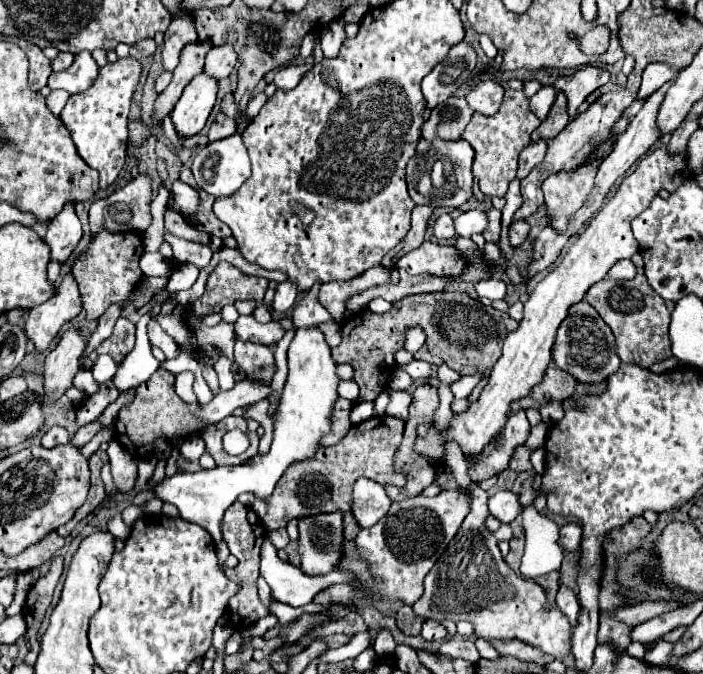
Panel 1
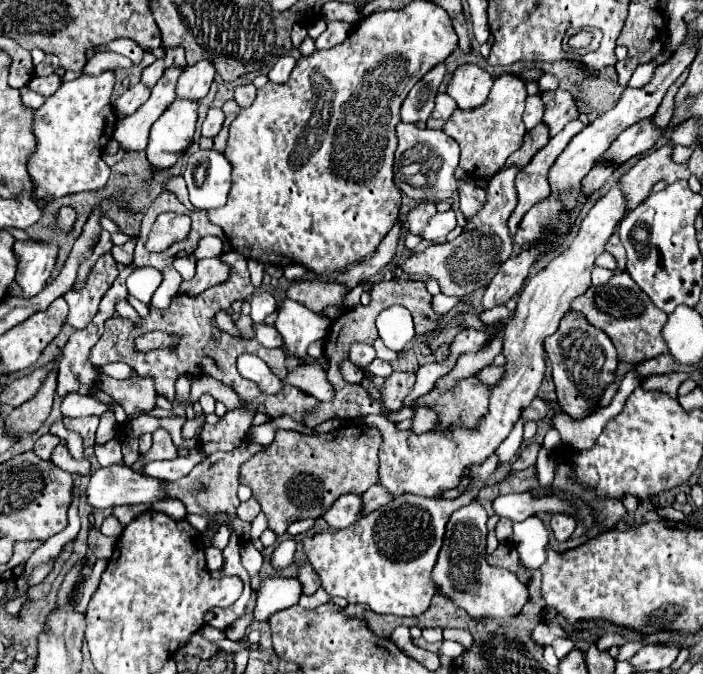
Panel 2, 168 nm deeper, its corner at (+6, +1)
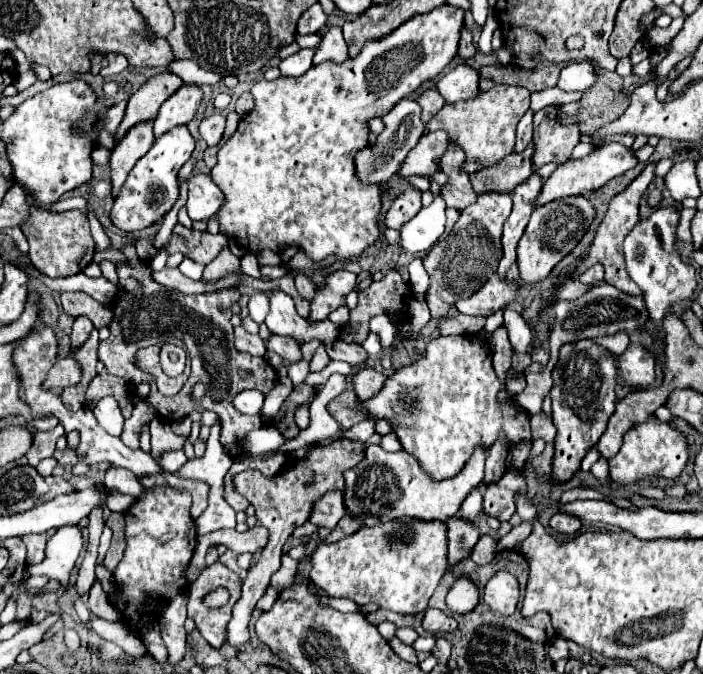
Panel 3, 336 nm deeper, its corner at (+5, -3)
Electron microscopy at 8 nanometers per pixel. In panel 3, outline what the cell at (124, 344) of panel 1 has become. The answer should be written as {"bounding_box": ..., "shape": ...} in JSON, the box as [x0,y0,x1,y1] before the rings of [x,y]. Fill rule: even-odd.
{"bounding_box":[98,244,276,444],"shape":[[[134,244],[124,246],[124,254],[130,260],[130,266],[118,264],[118,274],[136,278],[140,282],[142,290],[138,290],[136,294],[120,290],[116,300],[112,302],[114,316],[108,324],[110,336],[104,342],[100,342],[100,346],[98,346],[98,356],[104,362],[106,370],[114,376],[124,378],[130,386],[148,382],[152,386],[148,402],[154,406],[160,420],[172,424],[174,420],[186,418],[190,414],[190,410],[212,410],[220,418],[220,426],[222,426],[220,442],[222,444],[242,442],[250,430],[260,428],[260,416],[246,416],[246,414],[238,412],[232,404],[234,396],[240,394],[242,390],[250,390],[250,388],[256,388],[262,394],[268,394],[268,390],[272,390],[276,384],[276,380],[274,380],[276,376],[274,376],[272,366],[264,358],[256,358],[246,352],[238,352],[234,348],[234,328],[230,324],[230,318],[232,318],[230,308],[234,302],[238,302],[240,290],[226,288],[226,290],[210,292],[210,294],[184,296],[184,294],[164,288],[162,284],[152,280],[148,268],[138,262]],[[178,336],[190,350],[192,376],[188,378],[188,382],[176,396],[168,398],[158,392],[154,378],[136,366],[136,352],[140,348],[146,348],[146,346],[152,346],[156,342],[164,342],[170,338],[178,338]],[[240,370],[248,370],[252,376],[240,378],[240,374],[238,374]],[[196,382],[202,382],[206,386],[206,394],[198,402],[192,398],[192,388]]]}

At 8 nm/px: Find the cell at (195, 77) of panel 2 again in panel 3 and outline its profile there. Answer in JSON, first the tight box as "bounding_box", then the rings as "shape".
{"bounding_box":[154,86,202,138],"shape":[[[182,86],[176,94],[172,94],[158,110],[158,116],[154,118],[154,138],[160,138],[162,132],[168,132],[176,126],[188,124],[200,104],[202,90],[198,86]]]}

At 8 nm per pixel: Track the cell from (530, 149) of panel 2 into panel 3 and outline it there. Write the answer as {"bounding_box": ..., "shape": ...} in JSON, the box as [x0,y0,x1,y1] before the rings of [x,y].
{"bounding_box":[470,144,532,194],"shape":[[[532,144],[520,152],[520,154],[512,154],[512,156],[504,156],[504,160],[500,160],[500,164],[494,164],[492,168],[484,168],[476,174],[470,176],[472,182],[472,190],[476,194],[482,192],[512,192],[518,184],[522,184],[524,180],[528,180],[528,176],[532,174]]]}

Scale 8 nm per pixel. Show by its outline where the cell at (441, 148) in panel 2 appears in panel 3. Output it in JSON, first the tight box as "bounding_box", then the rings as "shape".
{"bounding_box":[400,130,448,184],"shape":[[[444,130],[424,132],[420,142],[408,152],[408,156],[400,168],[400,174],[402,176],[430,174],[432,180],[436,180],[438,184],[444,184],[446,176],[442,172],[438,172],[438,168],[440,168],[438,160],[446,152],[446,144],[448,144],[448,134]]]}

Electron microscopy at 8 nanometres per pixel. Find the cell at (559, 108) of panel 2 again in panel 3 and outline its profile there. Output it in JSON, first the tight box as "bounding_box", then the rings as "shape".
{"bounding_box":[534,106,580,166],"shape":[[[546,106],[534,114],[534,166],[550,162],[564,164],[570,160],[574,146],[580,142],[578,126],[564,126],[556,120],[556,106]]]}

